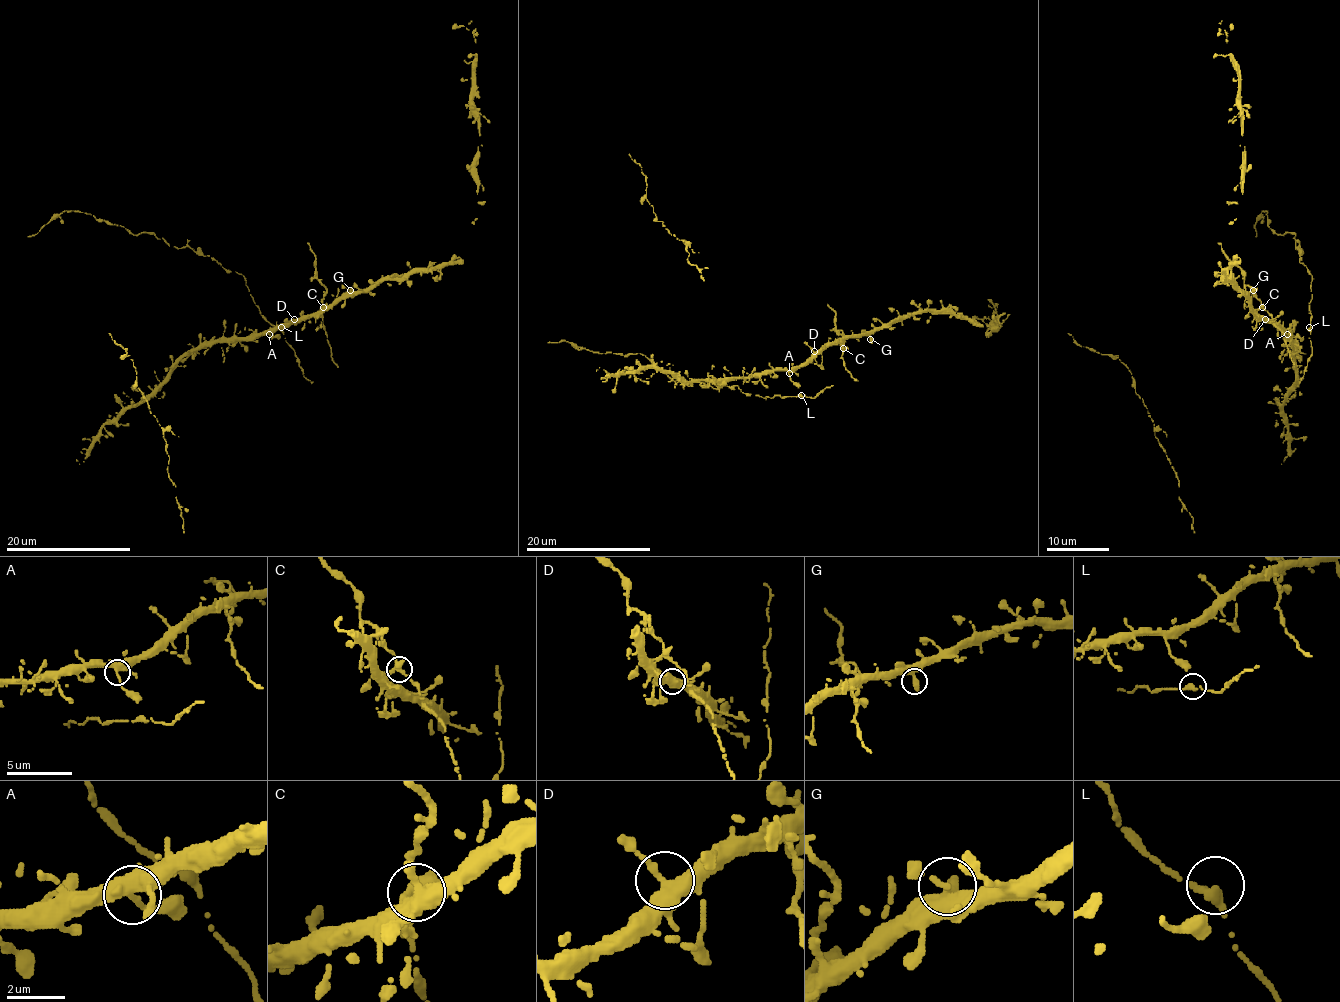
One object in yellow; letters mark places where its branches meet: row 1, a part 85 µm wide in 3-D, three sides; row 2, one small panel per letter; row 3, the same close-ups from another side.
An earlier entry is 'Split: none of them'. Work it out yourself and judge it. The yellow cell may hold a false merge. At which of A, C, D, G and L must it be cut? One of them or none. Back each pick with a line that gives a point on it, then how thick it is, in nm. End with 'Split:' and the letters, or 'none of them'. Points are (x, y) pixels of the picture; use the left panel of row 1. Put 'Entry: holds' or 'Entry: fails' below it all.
Split: none of them
Entry: holds

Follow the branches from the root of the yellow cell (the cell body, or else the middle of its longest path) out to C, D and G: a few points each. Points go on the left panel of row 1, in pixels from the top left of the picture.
C: (278, 327), (316, 315), (323, 307)
D: (278, 327), (284, 327), (294, 319)
G: (278, 327), (286, 327), (334, 305), (350, 290)

